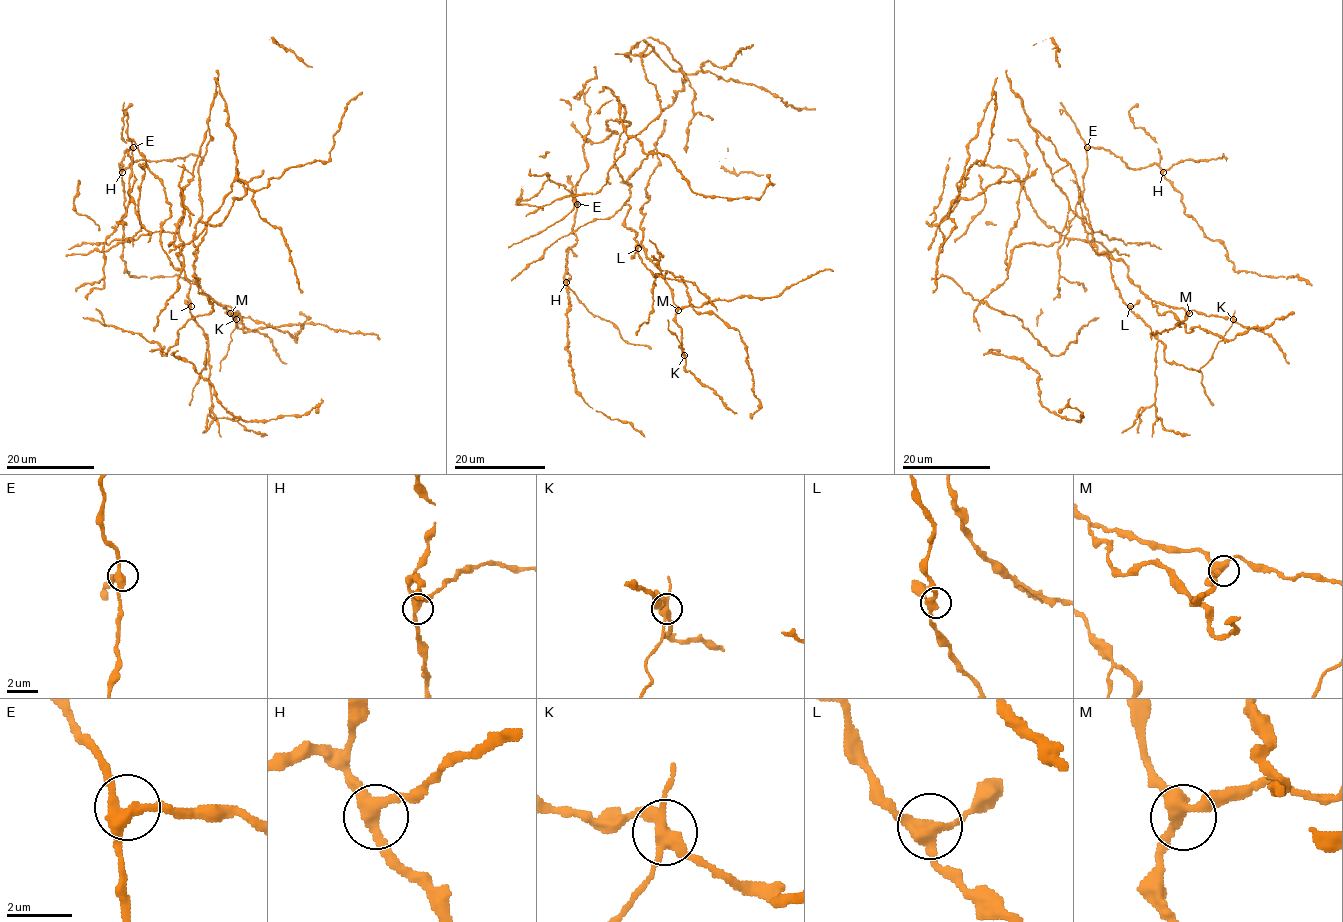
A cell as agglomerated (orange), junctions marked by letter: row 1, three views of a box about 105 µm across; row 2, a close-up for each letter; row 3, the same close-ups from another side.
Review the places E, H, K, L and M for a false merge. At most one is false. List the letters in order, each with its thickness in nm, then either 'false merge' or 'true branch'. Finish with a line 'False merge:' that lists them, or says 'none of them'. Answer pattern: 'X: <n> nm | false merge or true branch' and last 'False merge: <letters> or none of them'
E: 320 nm | true branch
H: 320 nm | true branch
K: 360 nm | false merge
L: 360 nm | true branch
M: 360 nm | true branch
False merge: K

